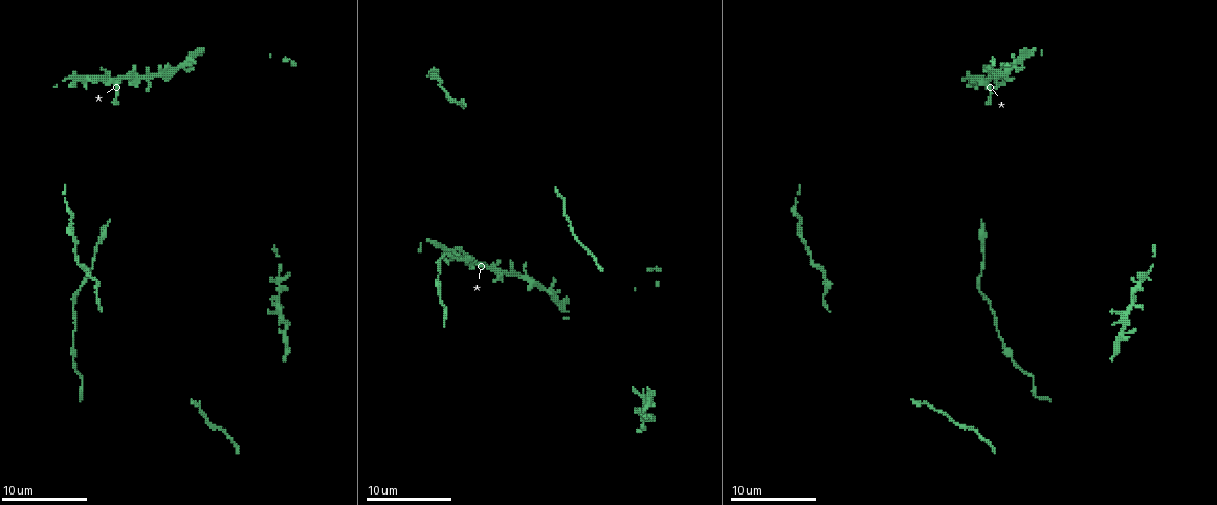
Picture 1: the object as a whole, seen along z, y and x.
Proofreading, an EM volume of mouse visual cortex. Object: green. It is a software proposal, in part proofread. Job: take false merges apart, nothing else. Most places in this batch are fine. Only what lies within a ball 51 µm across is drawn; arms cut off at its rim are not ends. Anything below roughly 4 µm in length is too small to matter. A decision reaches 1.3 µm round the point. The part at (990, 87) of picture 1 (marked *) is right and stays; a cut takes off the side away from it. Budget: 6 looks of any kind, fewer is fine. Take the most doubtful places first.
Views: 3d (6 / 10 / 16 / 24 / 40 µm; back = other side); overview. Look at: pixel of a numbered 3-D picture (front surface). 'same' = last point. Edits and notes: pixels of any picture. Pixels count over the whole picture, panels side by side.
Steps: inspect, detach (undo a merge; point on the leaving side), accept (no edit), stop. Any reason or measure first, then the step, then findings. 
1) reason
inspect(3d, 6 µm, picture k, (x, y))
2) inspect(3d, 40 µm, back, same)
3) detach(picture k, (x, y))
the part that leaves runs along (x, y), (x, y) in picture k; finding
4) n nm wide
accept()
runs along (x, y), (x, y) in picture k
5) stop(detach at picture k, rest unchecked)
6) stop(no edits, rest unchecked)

sudden change in width
inspect(3d, 10 µm, picture 1, (73, 342))

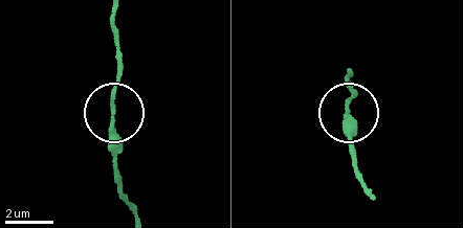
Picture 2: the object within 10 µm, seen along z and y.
inspect(3d, 6 µm, picture 2, (114, 113))

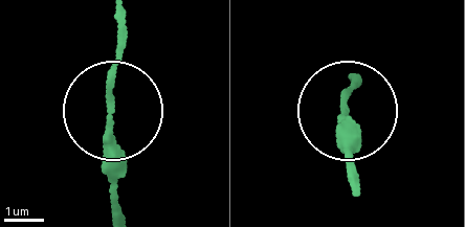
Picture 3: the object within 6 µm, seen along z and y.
accept()
continuous, no second neuron

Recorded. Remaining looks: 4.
narrows sharply
inspect(3d, 6 µm, picture 1, (100, 286))

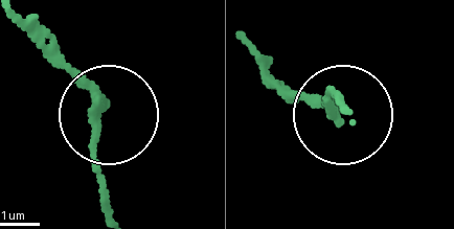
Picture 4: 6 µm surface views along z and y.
from behind
inspect(3d, 6 µm, back, picture 4, (337, 120))

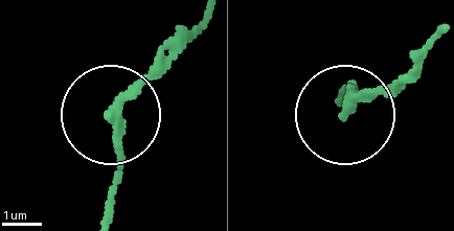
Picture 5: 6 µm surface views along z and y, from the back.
230 nm wide
accept()
continuous, no second neuron

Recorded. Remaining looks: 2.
inspect(3d, 10 µm, picture 1, (571, 225))

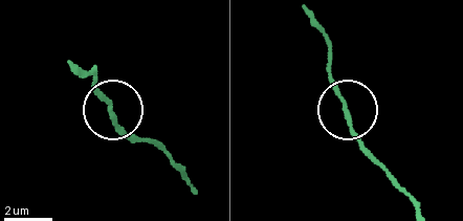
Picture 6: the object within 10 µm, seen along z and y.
accept()
one neuron here

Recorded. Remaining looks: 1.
stop(no edits, rest unchecked)

